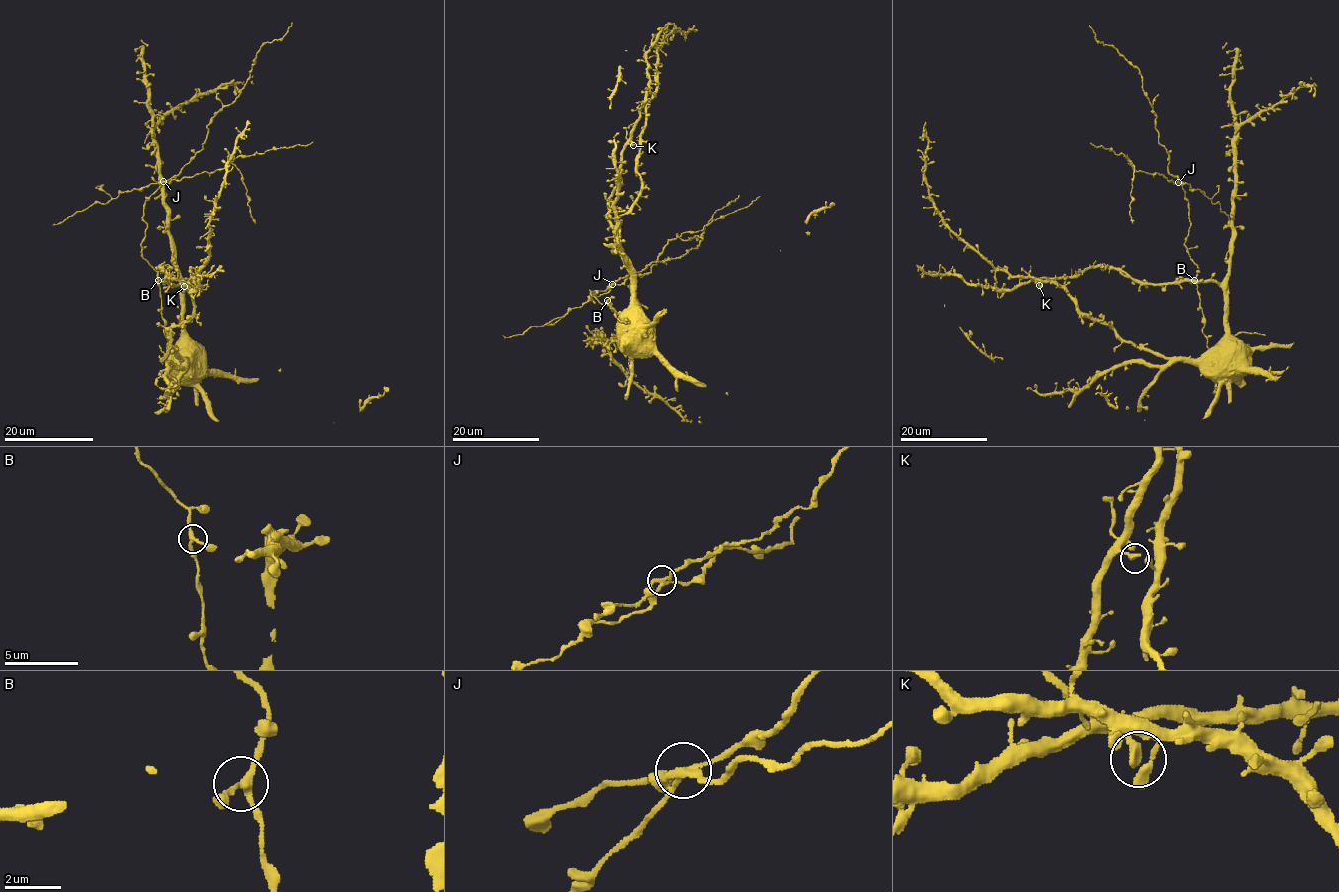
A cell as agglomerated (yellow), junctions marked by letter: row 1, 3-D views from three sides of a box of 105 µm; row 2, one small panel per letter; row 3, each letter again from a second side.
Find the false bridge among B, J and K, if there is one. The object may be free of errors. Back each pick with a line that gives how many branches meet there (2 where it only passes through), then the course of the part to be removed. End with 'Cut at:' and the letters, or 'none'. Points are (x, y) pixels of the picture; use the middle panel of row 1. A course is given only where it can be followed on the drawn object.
J: branches 3; course (612, 283), (655, 262), (668, 242), (686, 232), (698, 232), (714, 220), (746, 208), (760, 196)
Cut at: J

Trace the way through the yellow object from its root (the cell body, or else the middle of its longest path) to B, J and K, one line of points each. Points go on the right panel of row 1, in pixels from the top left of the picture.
B: (1222, 349), (1208, 365), (1209, 348), (1202, 332), (1205, 318), (1194, 279)
J: (1222, 349), (1208, 365), (1205, 318), (1196, 283), (1198, 266), (1185, 244), (1190, 226), (1188, 201), (1177, 182)
K: (1222, 349), (1208, 365), (1165, 359), (1127, 343), (1103, 321), (1086, 317), (1062, 287), (1048, 282), (1039, 285)

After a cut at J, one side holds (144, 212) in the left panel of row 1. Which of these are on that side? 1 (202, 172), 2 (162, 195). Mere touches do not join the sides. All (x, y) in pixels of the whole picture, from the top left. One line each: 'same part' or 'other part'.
1: other part
2: same part

